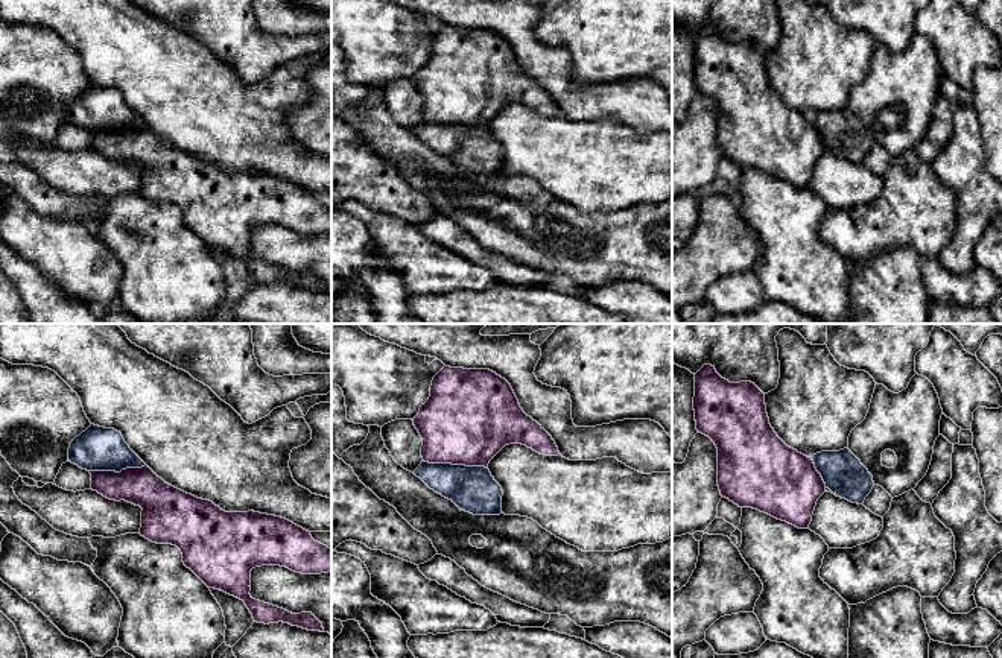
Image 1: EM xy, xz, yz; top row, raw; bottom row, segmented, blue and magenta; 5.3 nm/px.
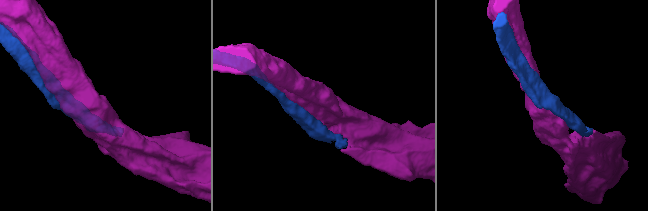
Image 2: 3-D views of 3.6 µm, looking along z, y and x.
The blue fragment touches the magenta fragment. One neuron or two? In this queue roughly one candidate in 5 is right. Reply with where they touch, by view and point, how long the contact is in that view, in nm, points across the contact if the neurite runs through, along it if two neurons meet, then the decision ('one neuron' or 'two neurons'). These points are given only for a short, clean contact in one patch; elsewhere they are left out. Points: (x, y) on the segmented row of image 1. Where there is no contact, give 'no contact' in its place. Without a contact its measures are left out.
contact xz (455, 465); length 340 nm; one neuron

